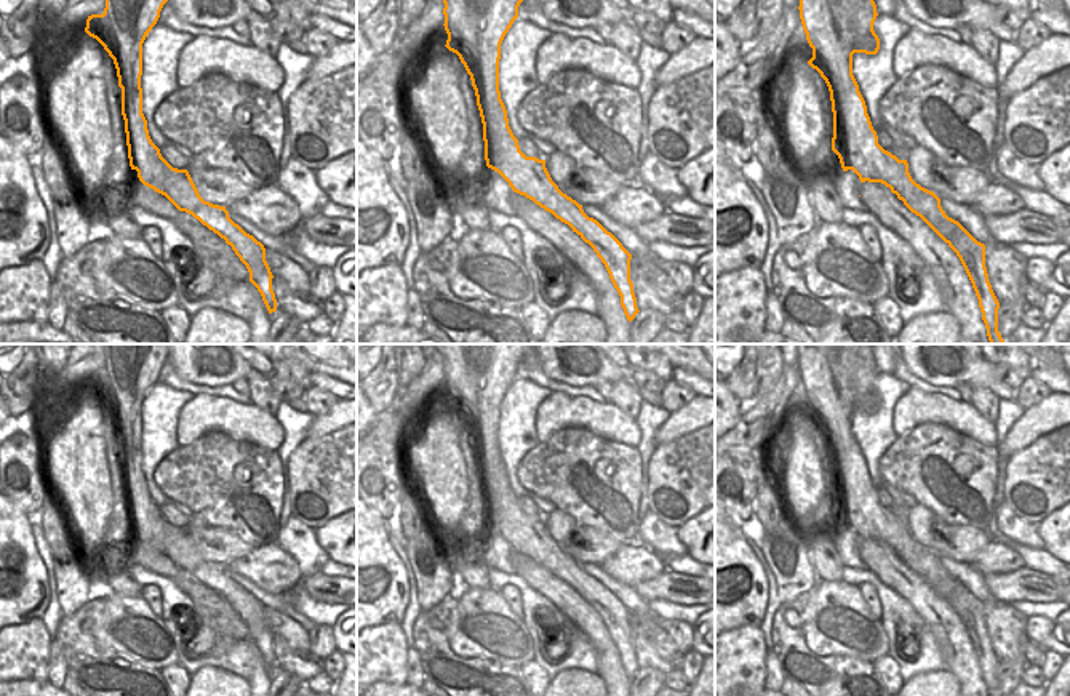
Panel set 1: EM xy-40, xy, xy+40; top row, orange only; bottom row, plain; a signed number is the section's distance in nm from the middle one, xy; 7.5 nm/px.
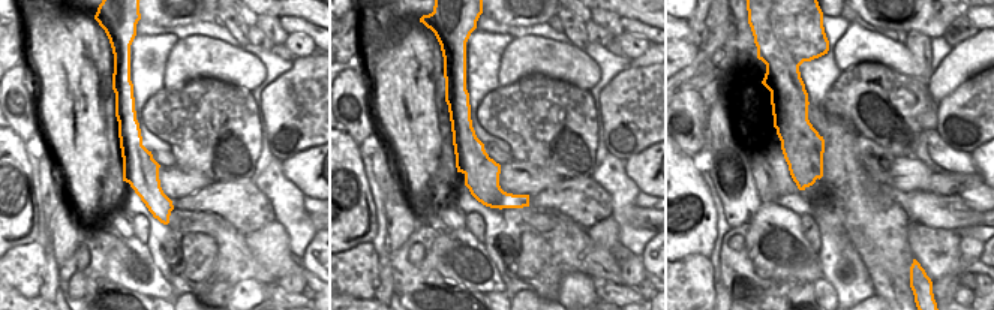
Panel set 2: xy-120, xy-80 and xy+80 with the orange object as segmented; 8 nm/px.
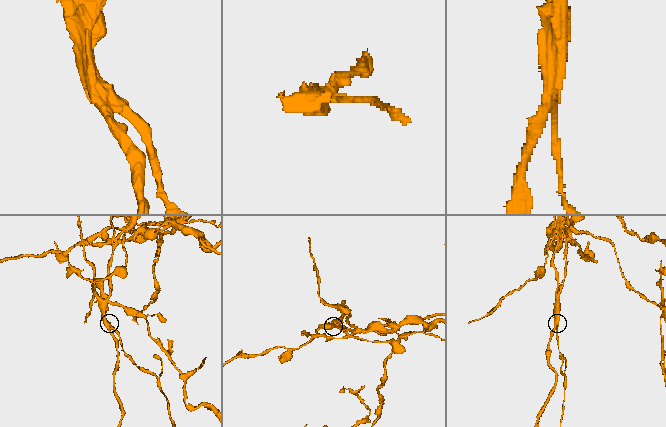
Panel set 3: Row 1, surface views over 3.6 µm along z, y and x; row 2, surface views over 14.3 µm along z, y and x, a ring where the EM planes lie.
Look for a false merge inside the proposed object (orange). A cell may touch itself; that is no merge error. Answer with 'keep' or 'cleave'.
cleave

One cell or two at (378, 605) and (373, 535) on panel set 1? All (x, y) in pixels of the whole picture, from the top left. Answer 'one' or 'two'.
one

